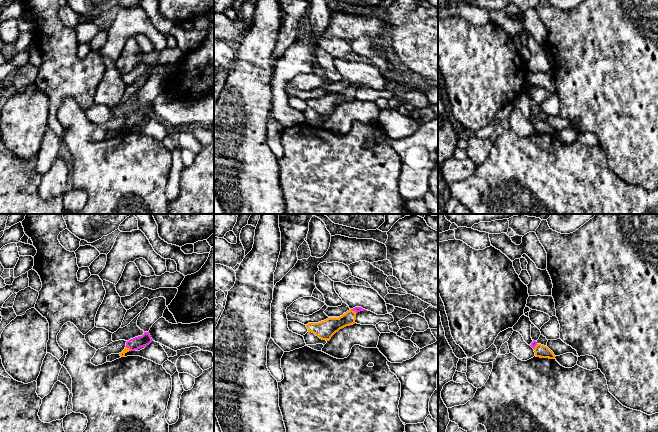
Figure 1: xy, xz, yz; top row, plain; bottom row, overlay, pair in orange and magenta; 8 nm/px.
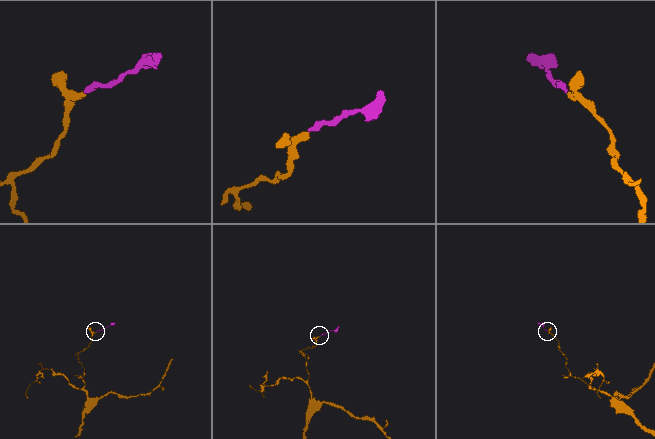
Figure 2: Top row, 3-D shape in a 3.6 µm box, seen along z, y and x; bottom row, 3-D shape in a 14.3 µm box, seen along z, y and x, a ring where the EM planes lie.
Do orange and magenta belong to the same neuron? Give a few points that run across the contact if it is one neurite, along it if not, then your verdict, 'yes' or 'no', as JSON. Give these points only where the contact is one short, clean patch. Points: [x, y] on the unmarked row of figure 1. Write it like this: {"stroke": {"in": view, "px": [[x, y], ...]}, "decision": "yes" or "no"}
{"stroke": {"in": "xz", "px": [[327, 104], [340, 99], [352, 86], [357, 85]]}, "decision": "yes"}

